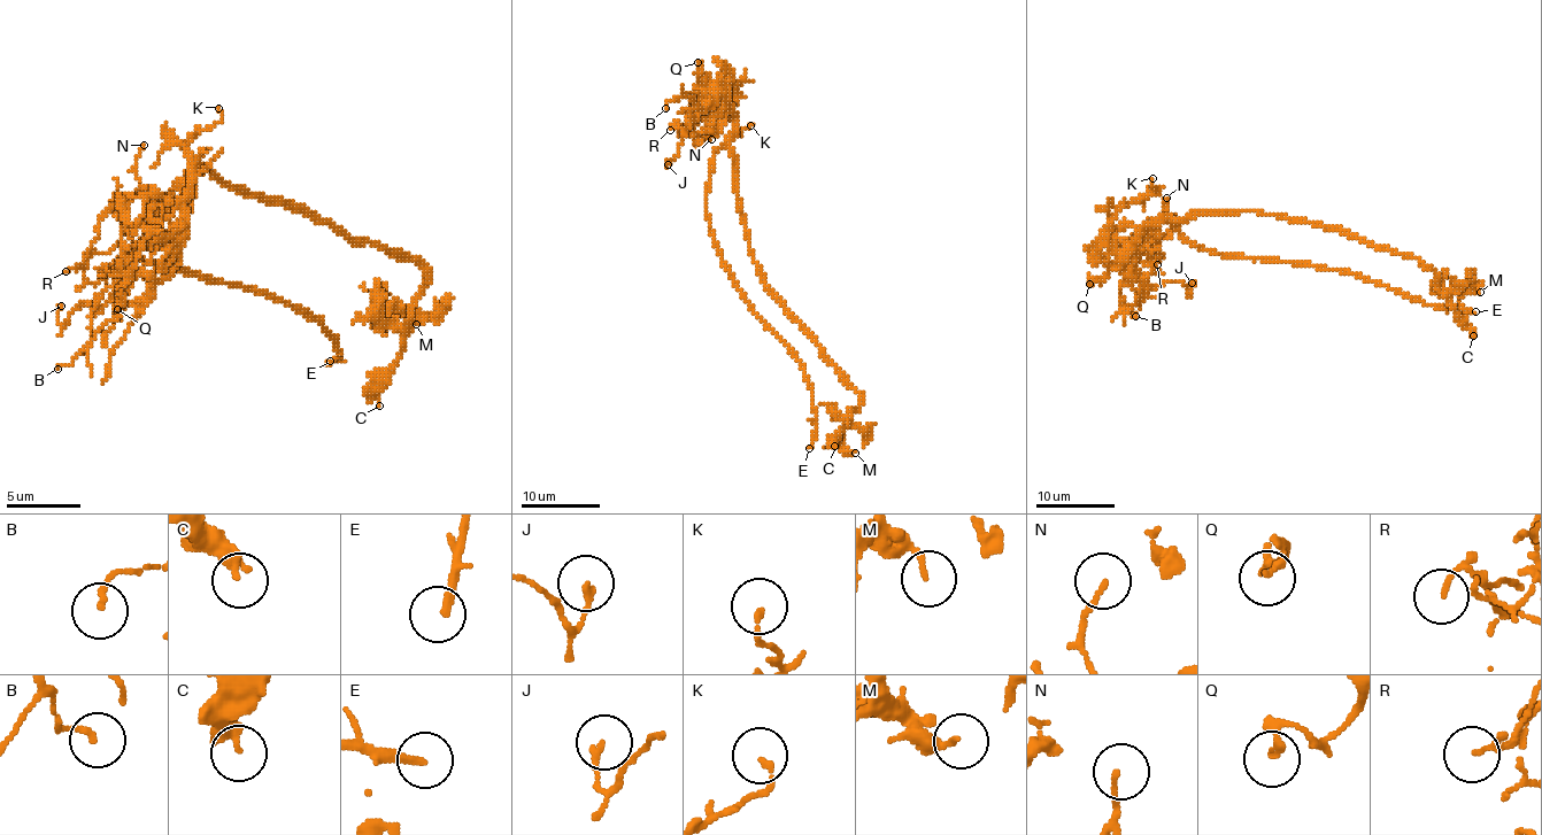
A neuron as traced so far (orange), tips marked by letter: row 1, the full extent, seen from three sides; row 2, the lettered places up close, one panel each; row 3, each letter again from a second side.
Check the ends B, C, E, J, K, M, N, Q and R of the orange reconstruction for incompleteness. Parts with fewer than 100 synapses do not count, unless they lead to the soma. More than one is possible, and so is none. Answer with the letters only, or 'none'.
E

